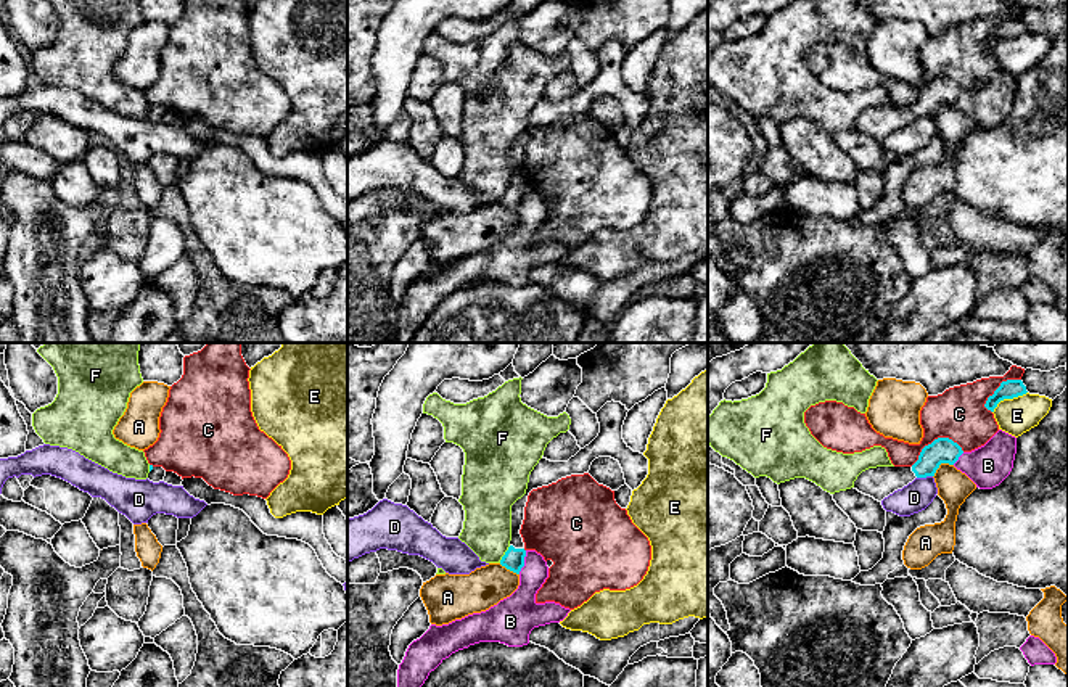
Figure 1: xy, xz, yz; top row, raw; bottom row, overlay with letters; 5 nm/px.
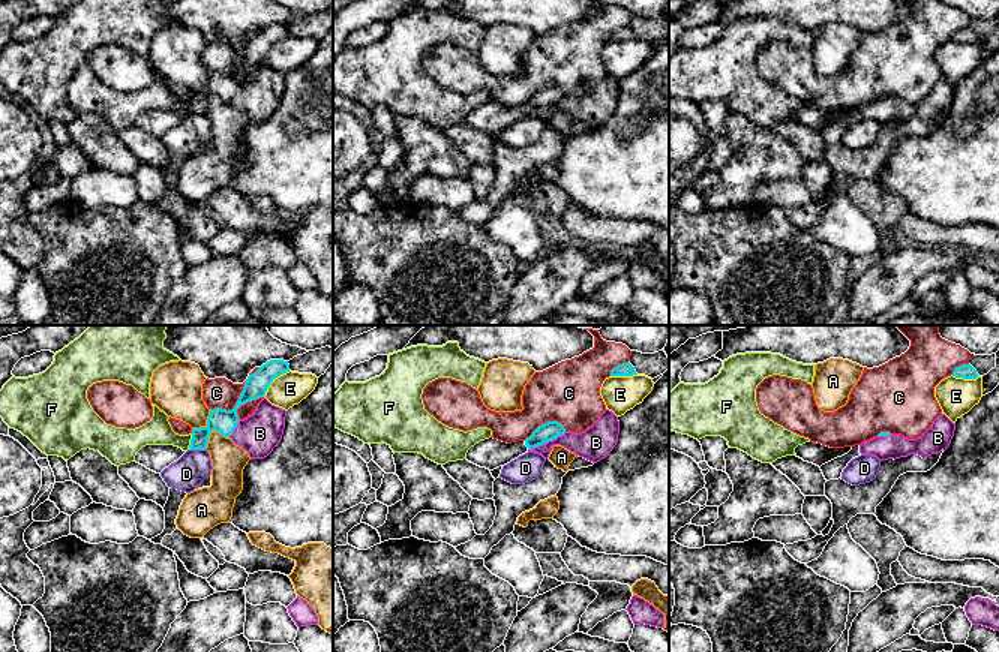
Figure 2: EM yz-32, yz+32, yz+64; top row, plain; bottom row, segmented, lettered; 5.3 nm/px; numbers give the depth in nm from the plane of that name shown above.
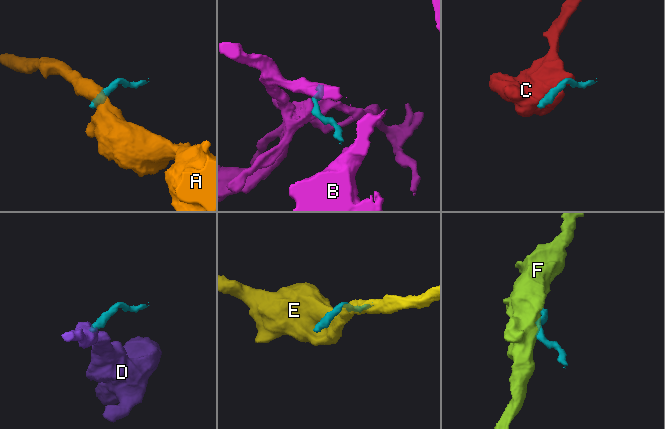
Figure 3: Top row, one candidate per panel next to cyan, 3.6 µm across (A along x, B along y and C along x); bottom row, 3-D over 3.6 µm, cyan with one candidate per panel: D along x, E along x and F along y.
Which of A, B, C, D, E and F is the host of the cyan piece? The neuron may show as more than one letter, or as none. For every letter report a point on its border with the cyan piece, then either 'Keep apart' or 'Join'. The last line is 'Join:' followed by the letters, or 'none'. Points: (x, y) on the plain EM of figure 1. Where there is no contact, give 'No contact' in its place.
A: Touches cyan at yz (940, 103). Keep apart
B: Touches cyan at xz (523, 201). Keep apart
C: Touches cyan at yz (935, 79). Keep apart
D: Touches cyan at yz (924, 116). Keep apart
E: Touches cyan at yz (1007, 37). Keep apart
F: Touches cyan at xz (505, 193). Keep apart
Join: none

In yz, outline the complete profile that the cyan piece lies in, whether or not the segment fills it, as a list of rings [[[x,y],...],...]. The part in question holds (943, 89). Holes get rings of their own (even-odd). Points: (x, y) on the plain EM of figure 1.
[[[938,77],[925,85],[912,106],[877,106],[862,111],[854,129],[881,142],[915,117],[934,116],[941,103],[954,105],[963,93],[962,87],[949,77]]]

